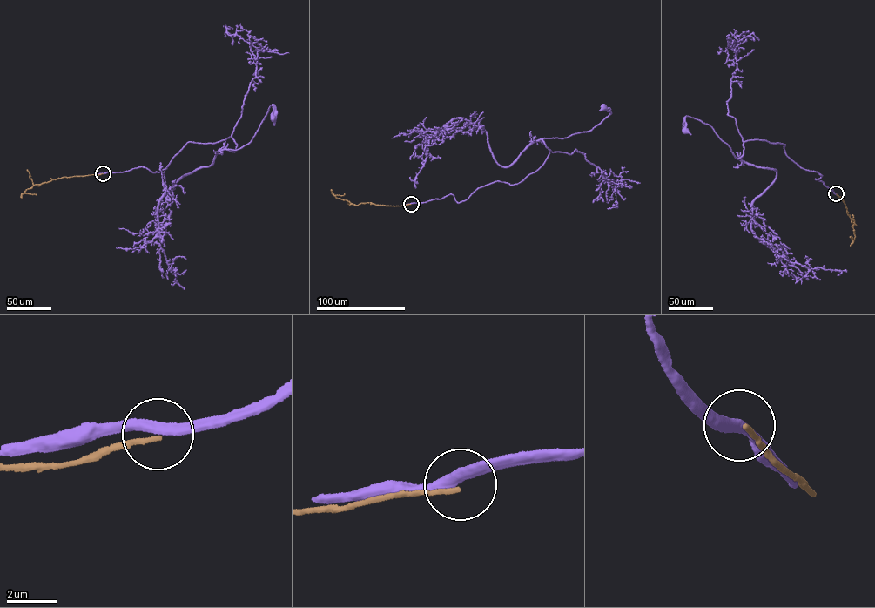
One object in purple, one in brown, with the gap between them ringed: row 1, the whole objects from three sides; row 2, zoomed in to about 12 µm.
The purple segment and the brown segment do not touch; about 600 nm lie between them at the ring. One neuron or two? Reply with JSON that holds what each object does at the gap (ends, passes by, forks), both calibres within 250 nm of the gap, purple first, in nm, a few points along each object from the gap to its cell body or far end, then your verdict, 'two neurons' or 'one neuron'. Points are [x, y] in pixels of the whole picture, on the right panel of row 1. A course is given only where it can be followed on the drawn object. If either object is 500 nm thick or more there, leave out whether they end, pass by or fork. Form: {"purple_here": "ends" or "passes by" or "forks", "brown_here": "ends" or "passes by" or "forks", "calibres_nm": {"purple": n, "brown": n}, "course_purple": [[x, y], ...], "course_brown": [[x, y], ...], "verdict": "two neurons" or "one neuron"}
{"purple_here": "passes by", "brown_here": "ends", "calibres_nm": {"purple": 400, "brown": 190}, "course_purple": [[836, 193], [786, 156], [784, 145], [747, 140], [738, 158], [710, 125], [687, 116], [684, 131]], "course_brown": [[836, 193], [844, 203], [848, 215], [854, 220], [855, 238], [850, 237]], "verdict": "two neurons"}

